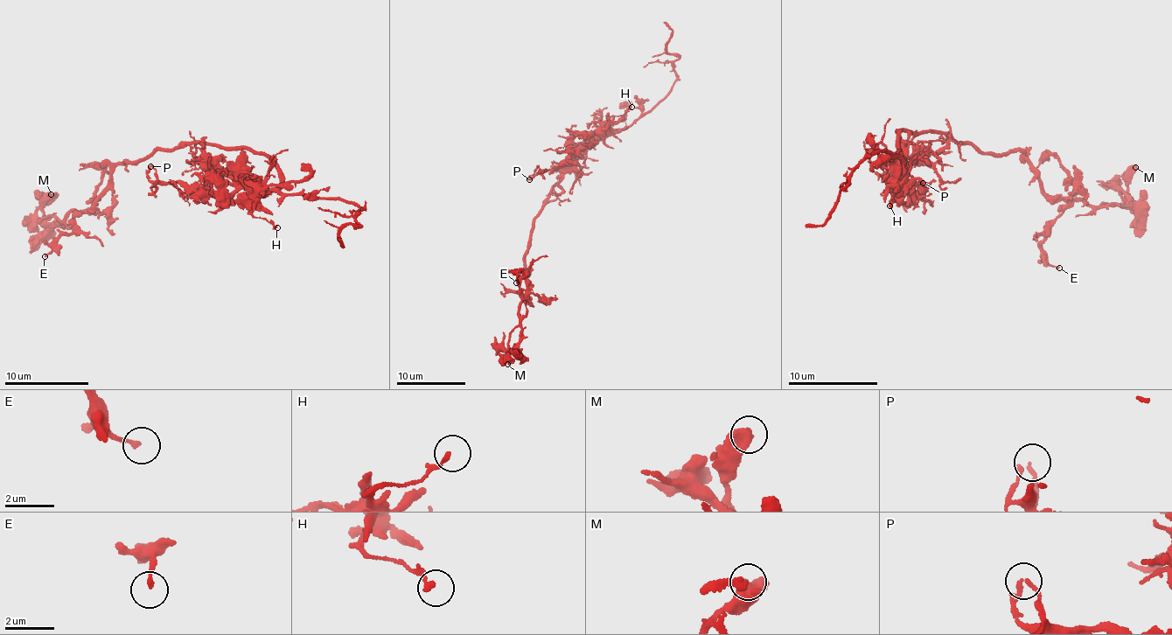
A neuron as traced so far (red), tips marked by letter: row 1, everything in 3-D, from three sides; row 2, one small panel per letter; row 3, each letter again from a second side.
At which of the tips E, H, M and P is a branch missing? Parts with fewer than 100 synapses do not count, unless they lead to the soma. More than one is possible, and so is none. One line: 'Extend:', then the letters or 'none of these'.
Extend: none of these

